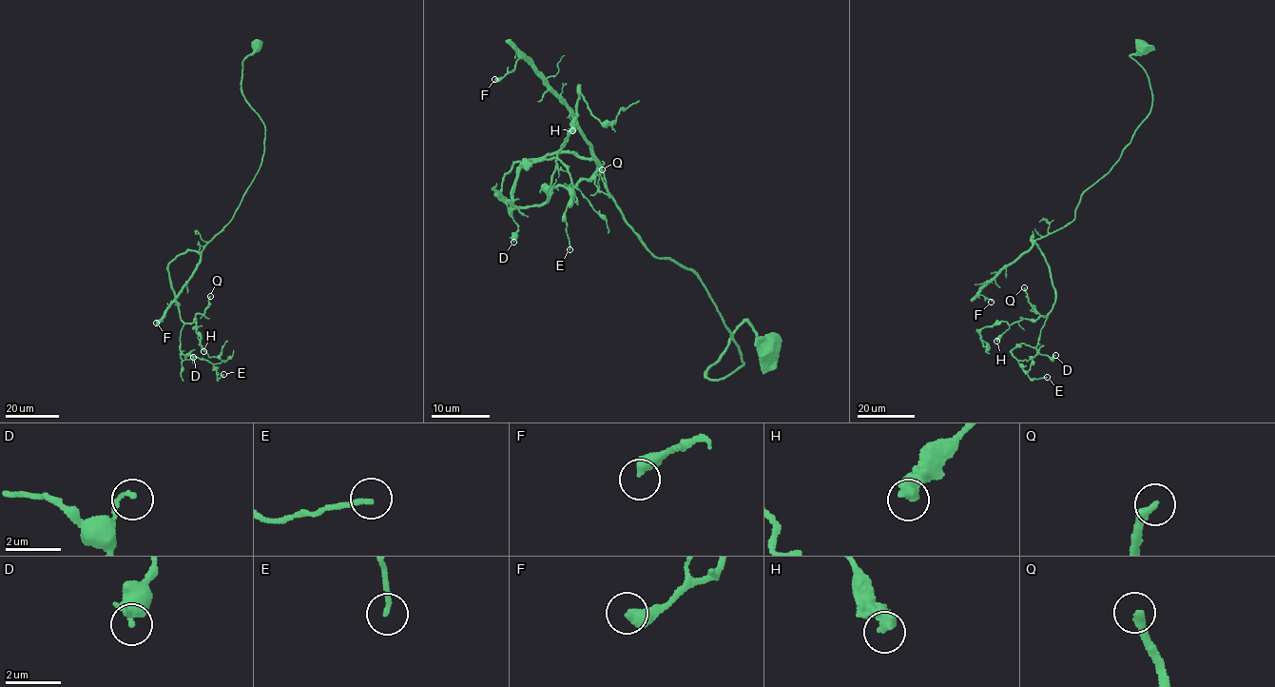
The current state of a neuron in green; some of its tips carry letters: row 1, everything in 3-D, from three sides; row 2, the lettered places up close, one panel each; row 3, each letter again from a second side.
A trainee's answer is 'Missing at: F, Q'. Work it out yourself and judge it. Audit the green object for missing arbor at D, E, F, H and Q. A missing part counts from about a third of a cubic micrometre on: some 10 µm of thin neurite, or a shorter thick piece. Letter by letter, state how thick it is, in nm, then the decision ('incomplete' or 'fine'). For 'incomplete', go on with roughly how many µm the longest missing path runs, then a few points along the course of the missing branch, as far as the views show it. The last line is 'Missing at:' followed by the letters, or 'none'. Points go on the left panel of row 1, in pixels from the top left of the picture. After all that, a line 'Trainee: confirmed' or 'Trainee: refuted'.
D: calibre 160 nm; fine
E: calibre 160 nm; fine
F: calibre 420 nm; incomplete; missing 35 µm; course (156, 323), (155, 334), (161, 347), (181, 367), (202, 380)
H: calibre 480 nm; fine
Q: calibre 320 nm; incomplete; missing 50 µm
Missing at: F, Q
Trainee: confirmed

